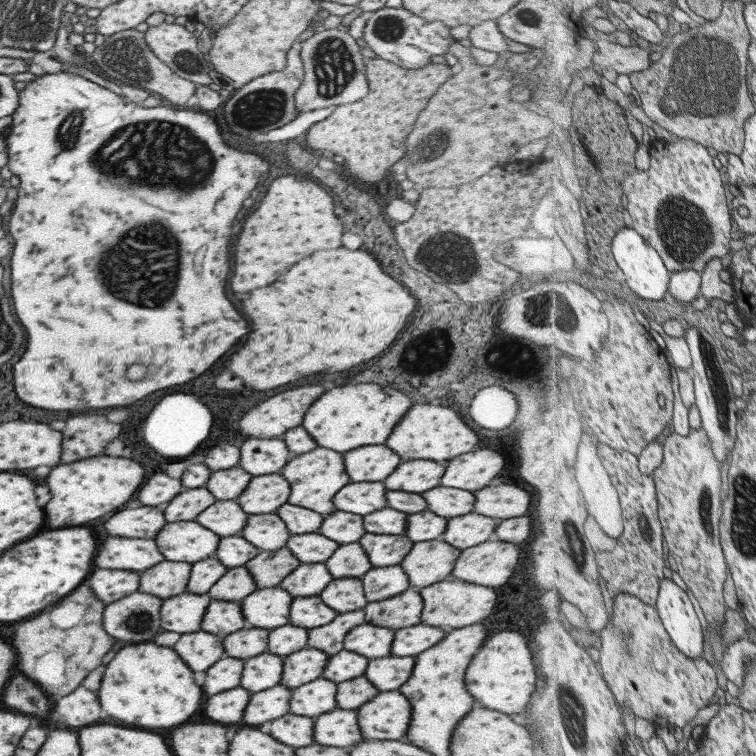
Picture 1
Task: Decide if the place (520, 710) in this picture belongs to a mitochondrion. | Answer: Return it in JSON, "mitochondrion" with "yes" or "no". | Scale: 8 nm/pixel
{"mitochondrion":"no"}

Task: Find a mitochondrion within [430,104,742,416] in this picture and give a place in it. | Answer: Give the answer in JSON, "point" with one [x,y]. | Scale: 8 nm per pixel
{"point":[685,233]}

